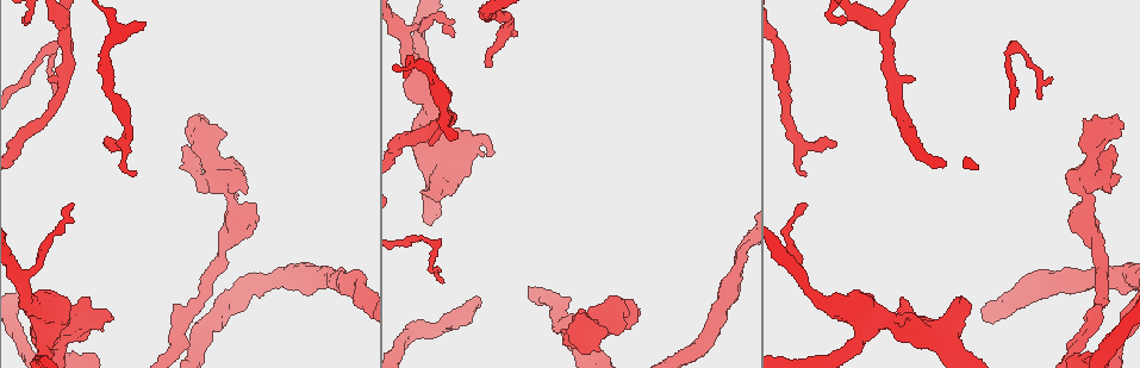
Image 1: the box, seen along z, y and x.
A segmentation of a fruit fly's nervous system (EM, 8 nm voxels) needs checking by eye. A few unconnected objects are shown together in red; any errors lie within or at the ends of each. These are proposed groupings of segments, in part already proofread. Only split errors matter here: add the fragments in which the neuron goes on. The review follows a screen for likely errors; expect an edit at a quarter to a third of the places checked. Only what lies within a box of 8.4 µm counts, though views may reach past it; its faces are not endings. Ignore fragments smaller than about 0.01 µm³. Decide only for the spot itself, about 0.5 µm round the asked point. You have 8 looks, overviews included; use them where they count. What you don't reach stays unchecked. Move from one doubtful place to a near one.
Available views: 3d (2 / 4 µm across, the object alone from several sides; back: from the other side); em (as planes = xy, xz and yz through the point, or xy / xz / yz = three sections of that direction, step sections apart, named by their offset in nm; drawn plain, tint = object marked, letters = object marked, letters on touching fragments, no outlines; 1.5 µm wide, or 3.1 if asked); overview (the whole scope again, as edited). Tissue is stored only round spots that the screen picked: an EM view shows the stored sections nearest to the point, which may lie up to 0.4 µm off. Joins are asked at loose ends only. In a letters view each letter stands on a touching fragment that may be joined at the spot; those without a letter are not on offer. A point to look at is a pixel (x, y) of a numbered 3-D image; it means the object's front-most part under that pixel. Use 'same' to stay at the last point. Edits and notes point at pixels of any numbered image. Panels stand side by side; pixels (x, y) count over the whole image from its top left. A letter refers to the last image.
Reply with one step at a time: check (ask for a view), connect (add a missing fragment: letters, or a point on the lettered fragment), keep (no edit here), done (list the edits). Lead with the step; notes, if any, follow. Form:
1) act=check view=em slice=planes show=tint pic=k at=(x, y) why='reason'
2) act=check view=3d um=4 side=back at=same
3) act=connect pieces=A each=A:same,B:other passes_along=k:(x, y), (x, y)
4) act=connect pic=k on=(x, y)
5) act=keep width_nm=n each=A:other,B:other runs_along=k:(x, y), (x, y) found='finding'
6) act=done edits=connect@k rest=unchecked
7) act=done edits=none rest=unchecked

act=check view=3d um=2 pic=1 at=(902, 299) why='an open end'

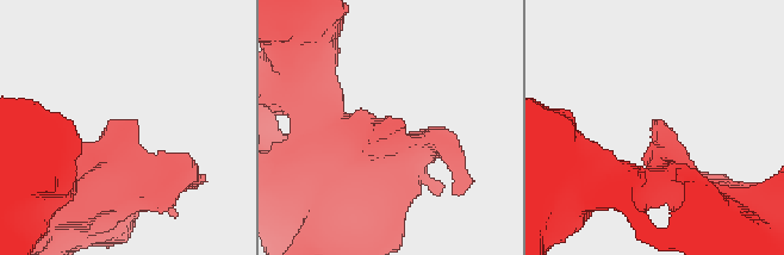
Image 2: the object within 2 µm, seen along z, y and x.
act=check view=em slice=xy step=8 show=tint pic=2 at=(403, 127)

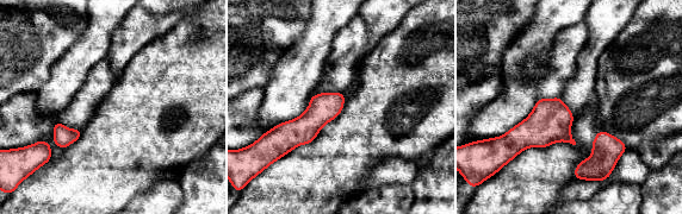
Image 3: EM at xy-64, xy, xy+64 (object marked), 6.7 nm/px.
act=check view=em slice=planes show=letters at=same

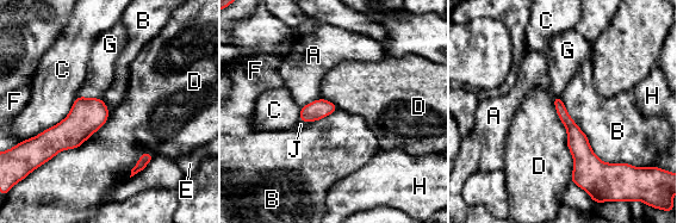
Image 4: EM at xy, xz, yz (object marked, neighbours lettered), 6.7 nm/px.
act=keep each=A:other,B:other,C:other,D:other,E:other,F:other,G:other,H:other,J:other border=4:(559, 97), (600, 159), (627, 163) found='none of them fits'

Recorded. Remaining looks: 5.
act=check view=3d um=4 pic=1 at=(634, 322) why='free end'

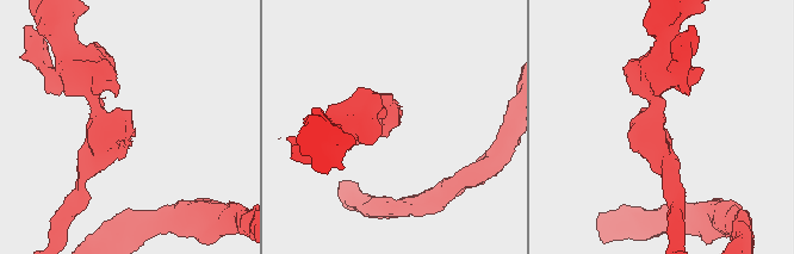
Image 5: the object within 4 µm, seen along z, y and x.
act=check view=em slice=yz step=8 show=letters pic=5 at=(130, 121) why='need the tissue'

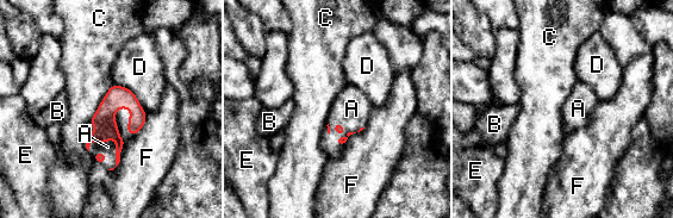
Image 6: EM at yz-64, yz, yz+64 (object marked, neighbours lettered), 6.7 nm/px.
act=connect pieces=A each=A:same,B:other,C:other,D:other,E:other,F:other passes_along=6:(105, 129), (111, 139), (107, 147) found='it goes on there'

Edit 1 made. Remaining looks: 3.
act=check view=overview why='see it whole again'

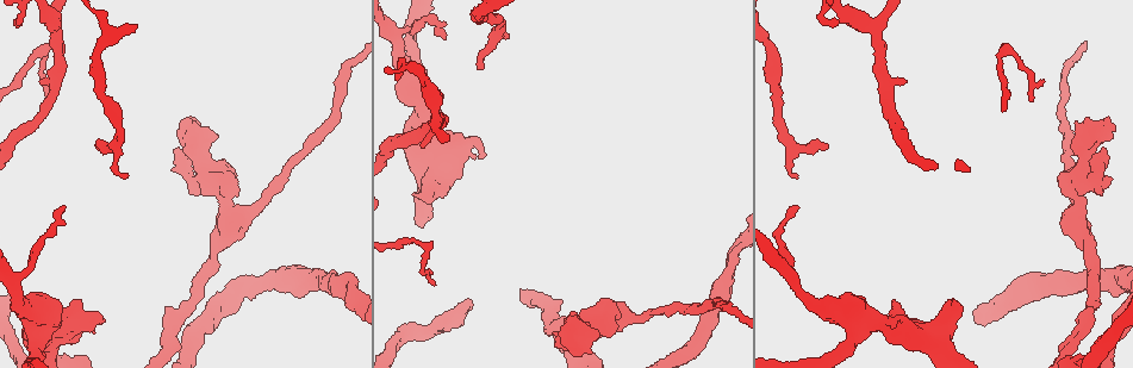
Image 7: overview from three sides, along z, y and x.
act=check view=em slice=planes show=letters pic=7 at=(559, 345) why='an open end'

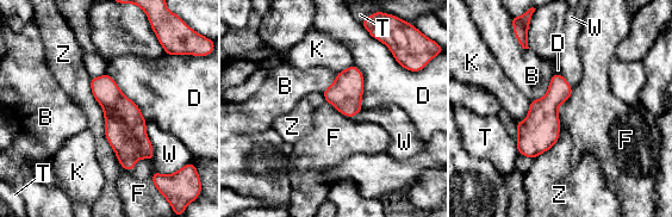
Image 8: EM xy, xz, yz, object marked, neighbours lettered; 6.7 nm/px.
act=keep each=B:other,D:other,F:other,K:other,T:other,W:other,Z:other border=8:(145, 122), (145, 134), (154, 155) found='none of them fits'

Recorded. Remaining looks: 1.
act=done edits=connect@6 rest=unchecked

